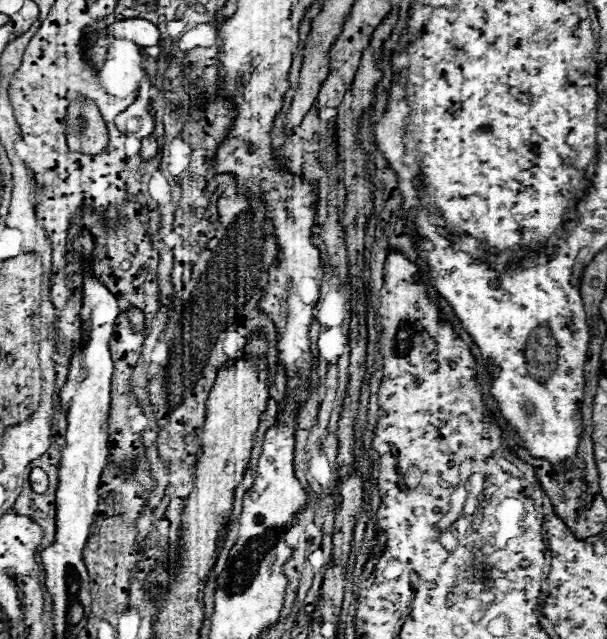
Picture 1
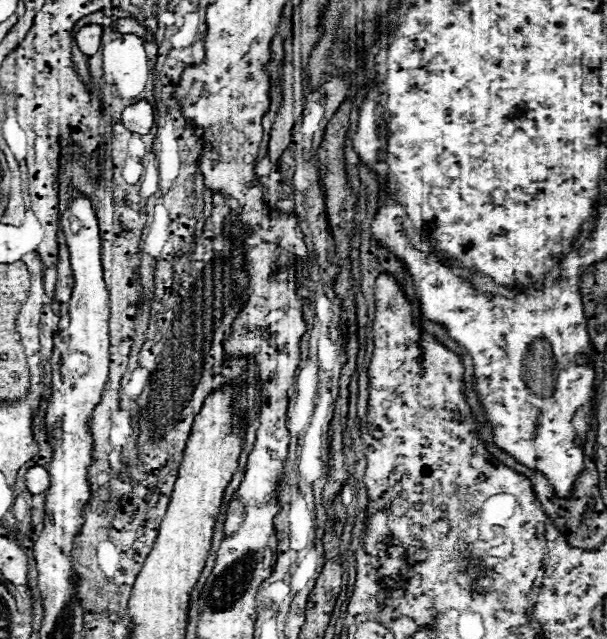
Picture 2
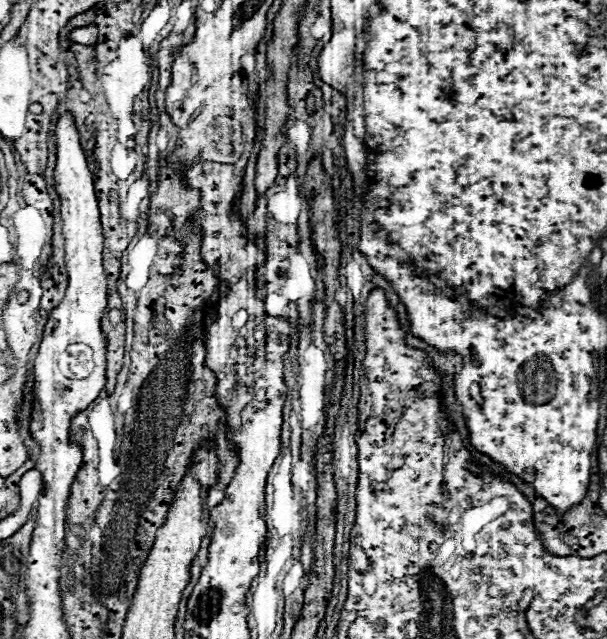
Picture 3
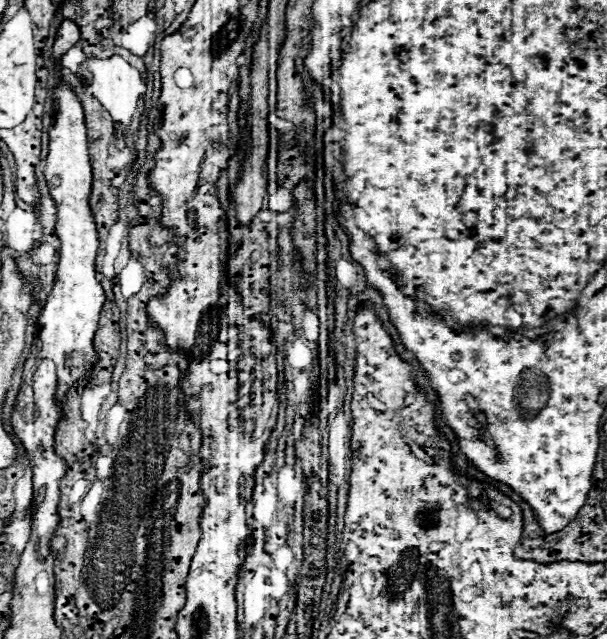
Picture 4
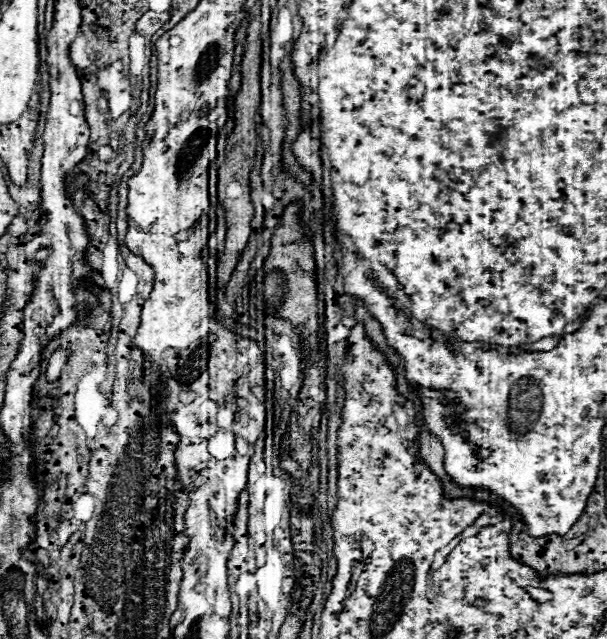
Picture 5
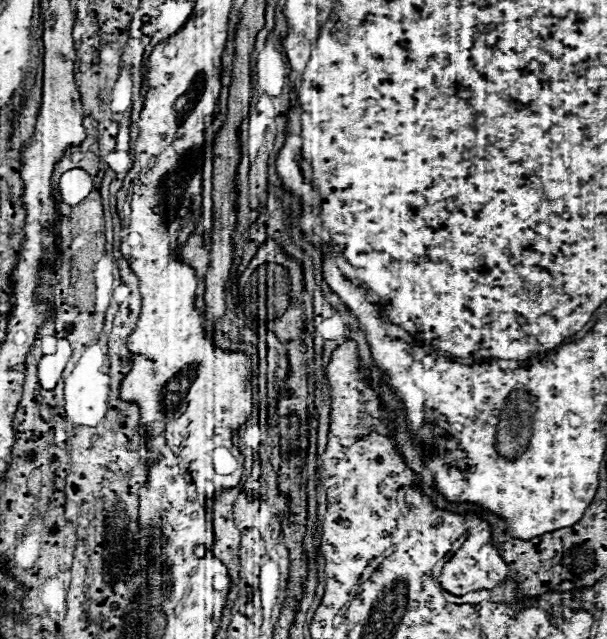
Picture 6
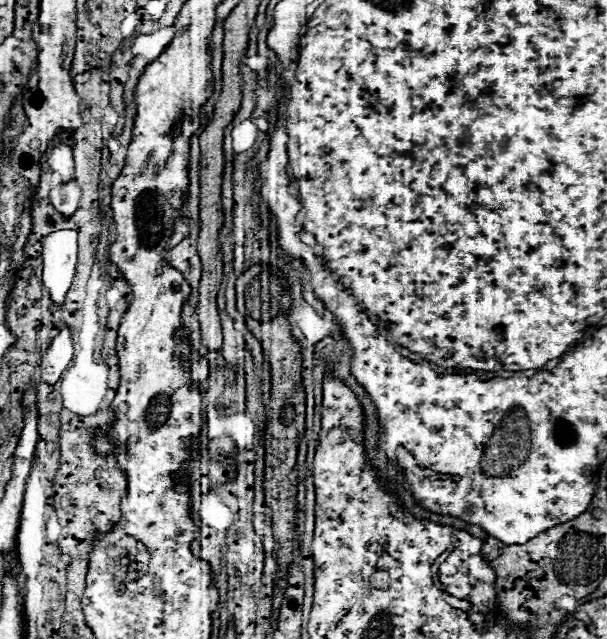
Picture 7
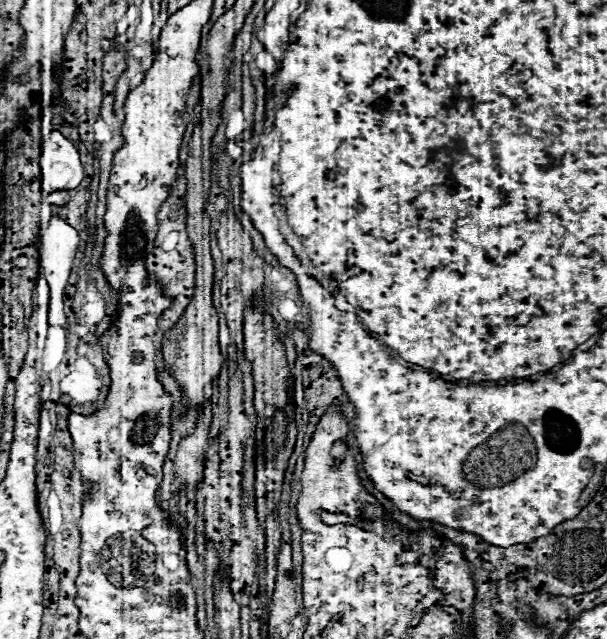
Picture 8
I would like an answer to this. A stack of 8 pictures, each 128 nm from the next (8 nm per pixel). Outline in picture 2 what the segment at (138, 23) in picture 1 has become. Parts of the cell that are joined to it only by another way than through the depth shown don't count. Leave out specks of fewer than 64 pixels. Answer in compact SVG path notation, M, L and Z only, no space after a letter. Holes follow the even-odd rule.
M120 18L112 24L114 30L118 30L120 34L136 34L138 38L142 38L144 42L154 42L154 36L150 30L146 30L144 26L140 26L134 18ZM98 24L84 26L84 28L76 34L76 44L78 44L78 48L80 48L84 54L92 56L92 54L96 54L98 48L100 48L100 38L102 38L102 34L104 34L104 28L98 26Z

